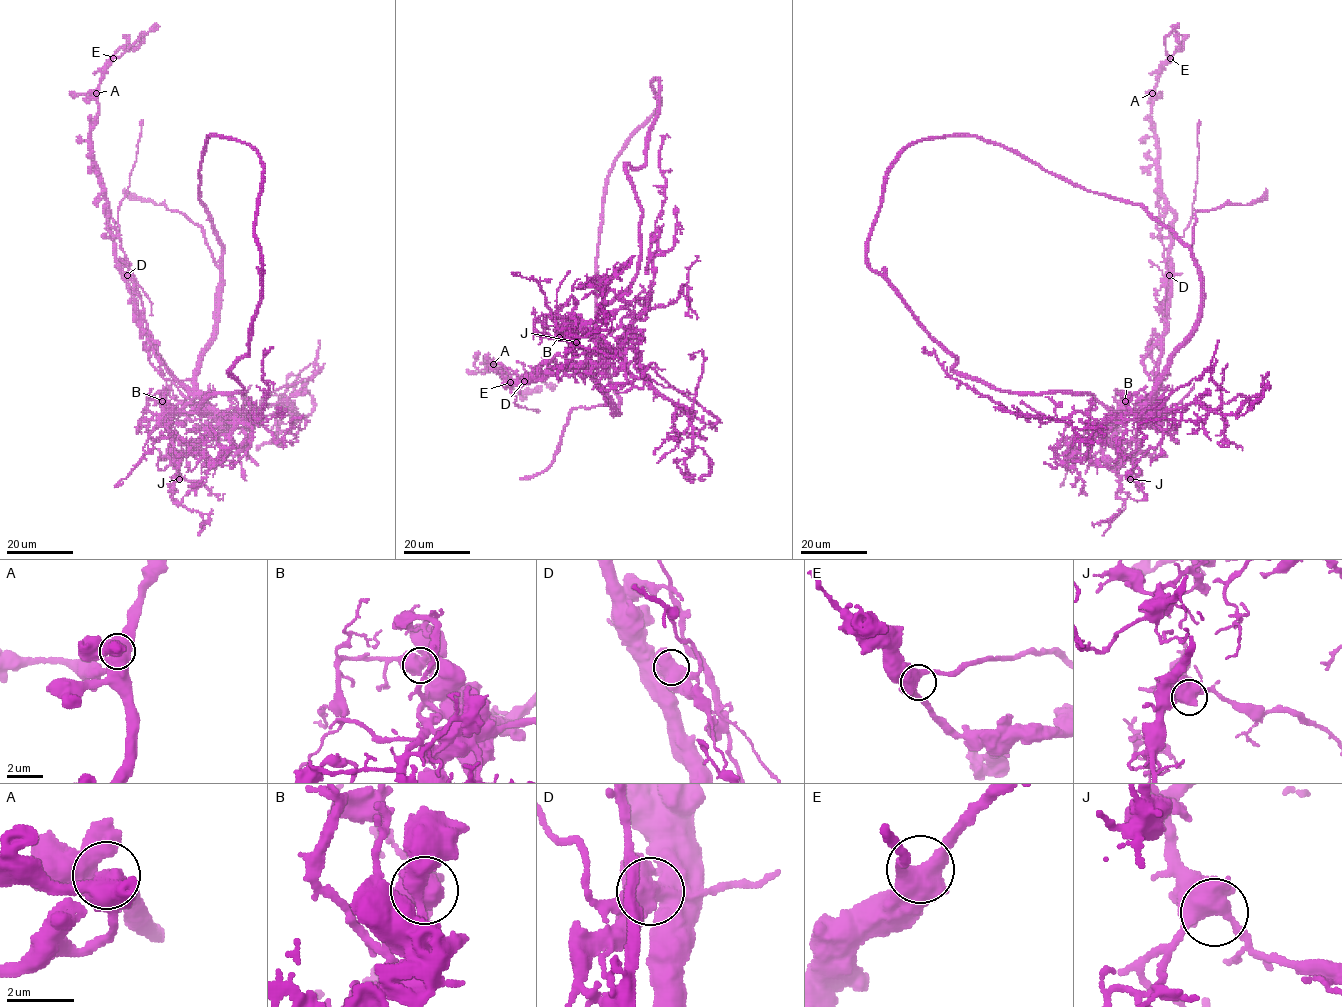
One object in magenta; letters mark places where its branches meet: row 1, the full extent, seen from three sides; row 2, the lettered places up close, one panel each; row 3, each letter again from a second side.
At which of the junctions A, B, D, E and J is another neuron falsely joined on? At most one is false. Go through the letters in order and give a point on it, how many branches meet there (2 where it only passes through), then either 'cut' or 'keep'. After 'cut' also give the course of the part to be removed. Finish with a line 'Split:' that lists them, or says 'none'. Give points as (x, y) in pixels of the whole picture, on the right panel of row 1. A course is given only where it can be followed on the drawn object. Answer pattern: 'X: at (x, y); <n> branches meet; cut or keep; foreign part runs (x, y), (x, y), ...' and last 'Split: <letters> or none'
A: at (1152, 93); 3 branches meet; keep
B: at (1125, 401); 3 branches meet; keep
D: at (1169, 275); 3 branches meet; keep
E: at (1170, 58); 3 branches meet; keep
J: at (1130, 479); 3 branches meet; keep
Split: none

